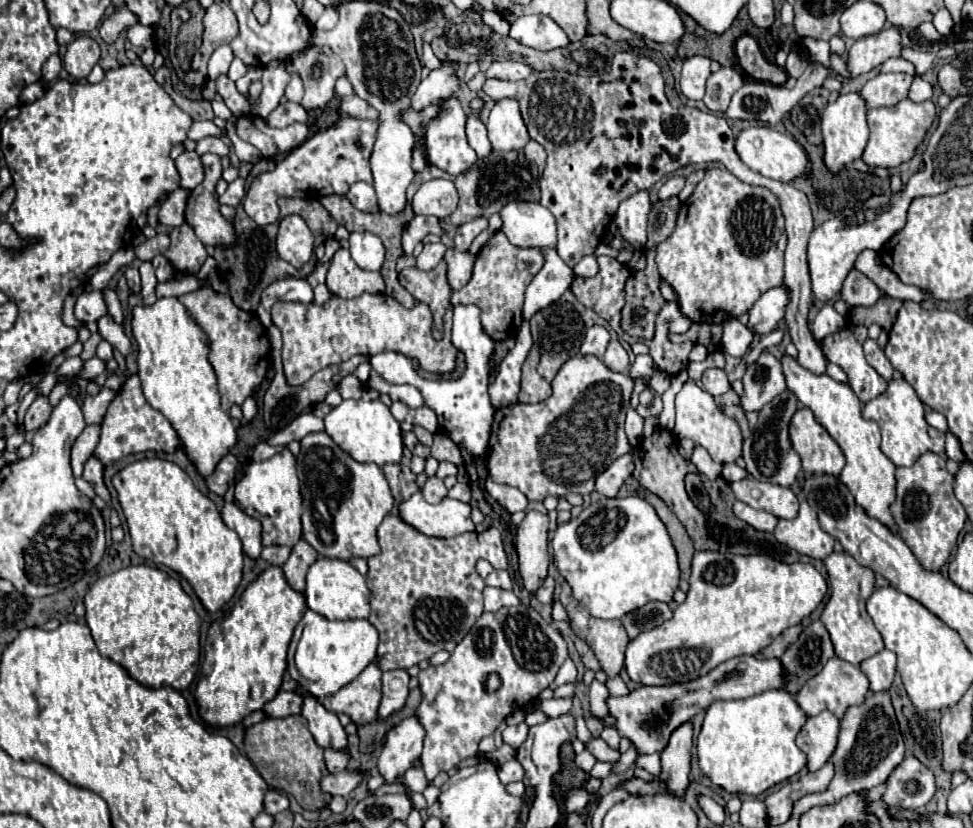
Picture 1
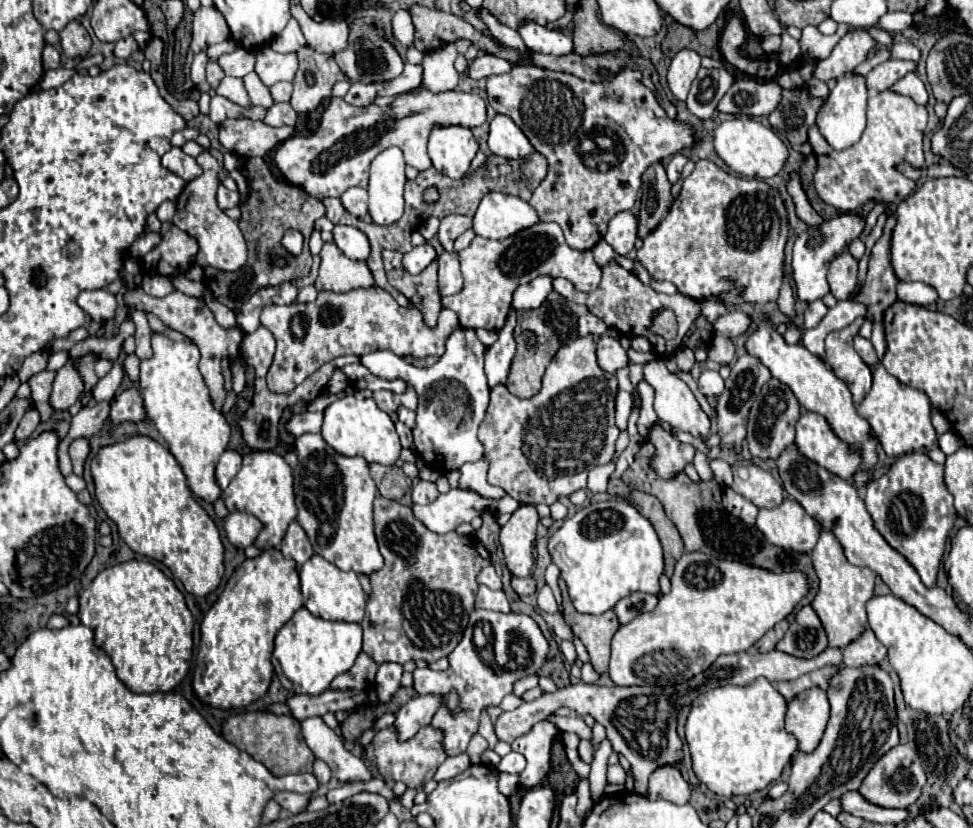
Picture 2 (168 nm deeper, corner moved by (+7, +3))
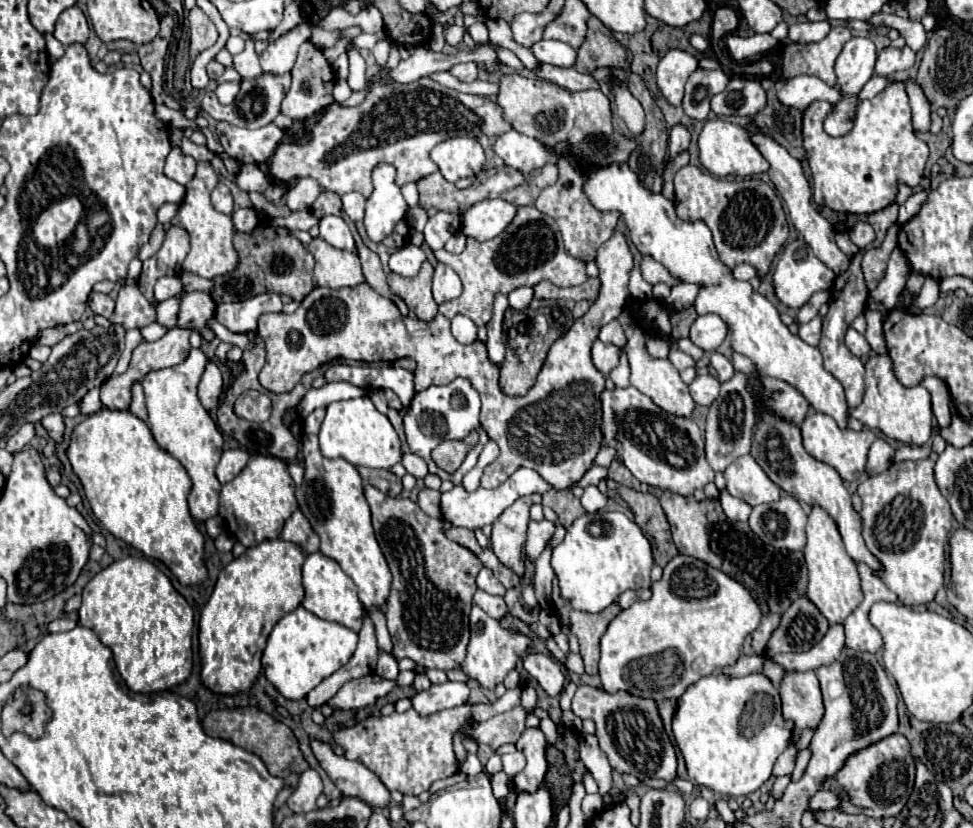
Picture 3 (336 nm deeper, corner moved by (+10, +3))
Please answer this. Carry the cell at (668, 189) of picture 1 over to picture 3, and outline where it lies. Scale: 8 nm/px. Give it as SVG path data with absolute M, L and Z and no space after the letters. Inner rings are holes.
M683 126L671 128L671 132L669 132L669 156L671 156L671 160L689 148L689 140L691 140L691 136Z

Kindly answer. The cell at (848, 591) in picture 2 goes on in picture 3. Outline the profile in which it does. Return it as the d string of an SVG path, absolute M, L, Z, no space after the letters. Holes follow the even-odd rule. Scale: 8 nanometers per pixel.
M813 508L807 522L807 546L805 562L809 568L809 588L807 598L819 608L819 612L829 620L829 624L843 624L845 618L861 604L861 576L855 562L847 556L841 534L823 508Z

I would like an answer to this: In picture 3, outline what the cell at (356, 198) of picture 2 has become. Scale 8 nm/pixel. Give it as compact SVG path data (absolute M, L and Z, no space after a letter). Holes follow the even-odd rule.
M349 192L343 196L343 210L345 214L353 220L359 222L363 220L363 212L365 212L365 196L359 192Z

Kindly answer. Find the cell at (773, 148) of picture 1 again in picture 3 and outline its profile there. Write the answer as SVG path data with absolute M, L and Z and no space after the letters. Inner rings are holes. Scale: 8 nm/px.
M707 120L701 134L699 134L699 160L701 164L715 176L727 178L727 176L753 176L769 170L769 162L763 158L763 154L757 150L757 146L751 140L751 130L737 126L733 122L725 120Z

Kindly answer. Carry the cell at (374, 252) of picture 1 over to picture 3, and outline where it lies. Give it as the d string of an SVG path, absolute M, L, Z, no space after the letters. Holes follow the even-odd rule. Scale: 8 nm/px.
M325 216L319 220L319 230L321 230L321 238L339 248L339 250L355 250L355 240L351 236L351 230L347 226L347 222L341 216Z

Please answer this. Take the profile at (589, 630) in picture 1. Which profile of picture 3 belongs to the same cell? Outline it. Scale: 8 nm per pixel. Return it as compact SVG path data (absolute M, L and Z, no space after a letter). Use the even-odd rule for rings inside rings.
M557 582L553 584L553 608L561 620L567 622L571 632L579 638L581 644L581 656L585 660L585 672L587 674L597 674L599 666L599 638L605 634L609 622L621 612L617 604L611 604L603 612L597 614L587 614L571 608L571 604L561 598Z

